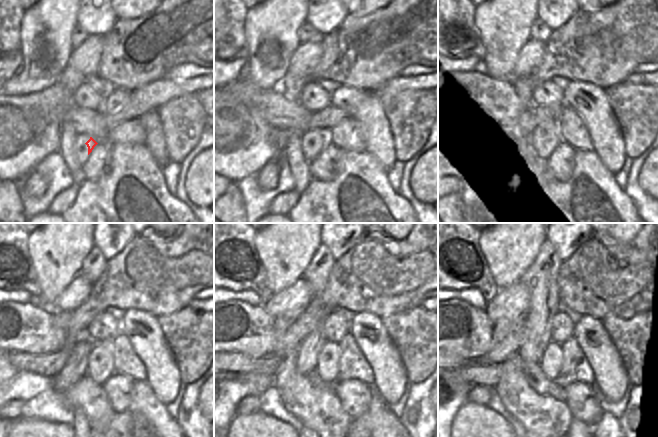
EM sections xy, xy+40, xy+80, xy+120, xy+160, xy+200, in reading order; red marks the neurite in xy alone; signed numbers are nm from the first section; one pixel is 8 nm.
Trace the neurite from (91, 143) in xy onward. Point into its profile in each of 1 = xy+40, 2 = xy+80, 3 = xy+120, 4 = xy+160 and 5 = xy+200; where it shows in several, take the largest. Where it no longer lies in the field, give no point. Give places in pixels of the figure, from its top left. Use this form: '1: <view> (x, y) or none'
1: xy+40 (322, 136)
2: xy+80 (548, 134)
3: xy+120 (101, 359)
4: xy+160 (327, 365)
5: xy+200 (551, 363)

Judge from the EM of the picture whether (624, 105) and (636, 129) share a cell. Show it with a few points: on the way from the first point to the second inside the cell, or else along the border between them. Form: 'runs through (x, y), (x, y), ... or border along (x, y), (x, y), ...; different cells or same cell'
runs through (630, 111), (636, 117), (636, 123); same cell

